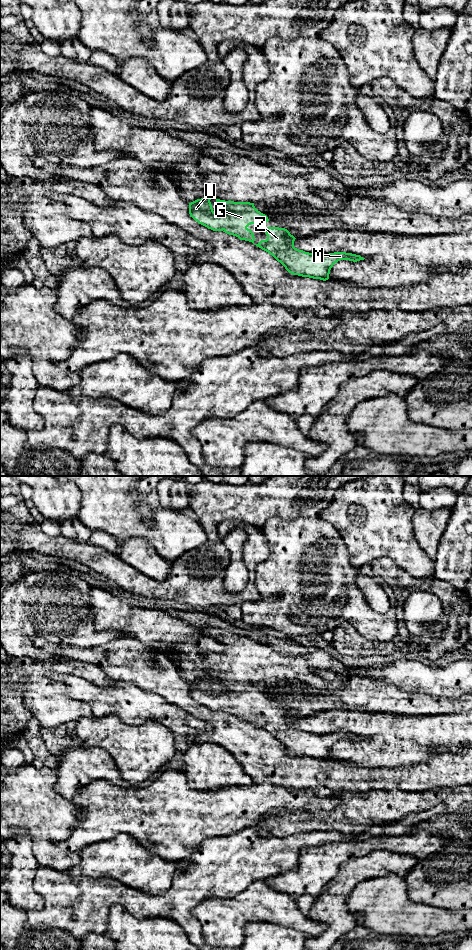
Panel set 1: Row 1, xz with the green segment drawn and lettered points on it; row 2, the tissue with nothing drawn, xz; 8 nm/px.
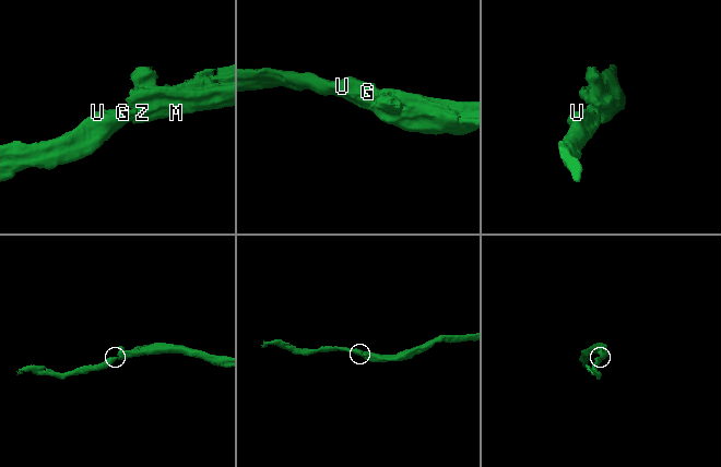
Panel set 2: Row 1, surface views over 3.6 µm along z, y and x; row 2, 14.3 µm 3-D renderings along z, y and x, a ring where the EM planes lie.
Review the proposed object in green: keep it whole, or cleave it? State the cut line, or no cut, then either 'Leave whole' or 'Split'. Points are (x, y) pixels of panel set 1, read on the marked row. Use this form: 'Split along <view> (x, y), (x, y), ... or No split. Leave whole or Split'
No split. Leave whole

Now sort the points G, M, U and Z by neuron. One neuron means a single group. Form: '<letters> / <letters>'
G M U Z

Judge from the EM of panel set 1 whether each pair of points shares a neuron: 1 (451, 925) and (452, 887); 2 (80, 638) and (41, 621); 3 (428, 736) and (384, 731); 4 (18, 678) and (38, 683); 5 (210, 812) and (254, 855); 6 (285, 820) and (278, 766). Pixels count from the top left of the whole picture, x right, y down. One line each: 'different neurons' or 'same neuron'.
1: different neurons
2: same neuron
3: same neuron
4: same neuron
5: different neurons
6: different neurons

